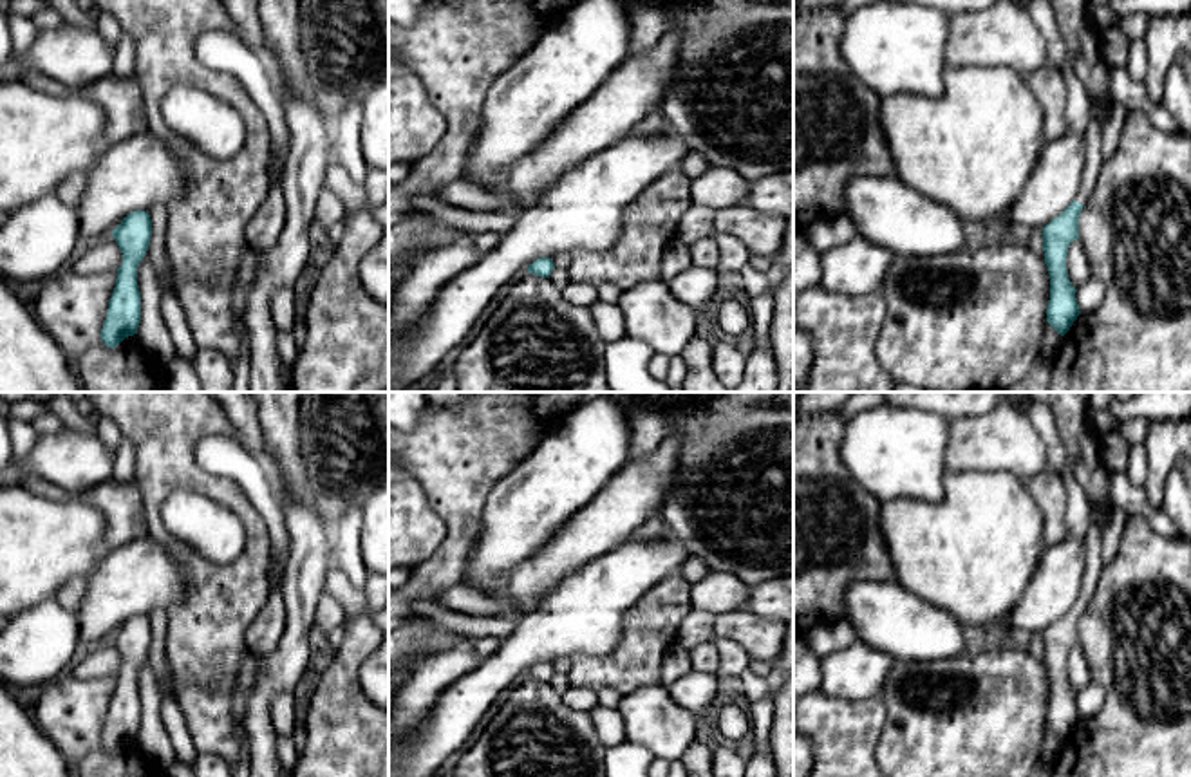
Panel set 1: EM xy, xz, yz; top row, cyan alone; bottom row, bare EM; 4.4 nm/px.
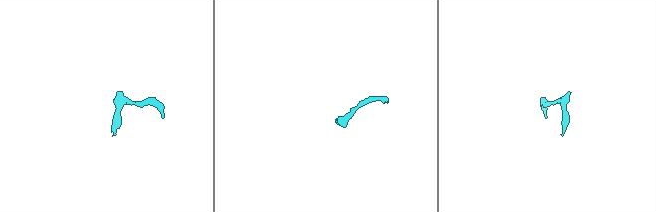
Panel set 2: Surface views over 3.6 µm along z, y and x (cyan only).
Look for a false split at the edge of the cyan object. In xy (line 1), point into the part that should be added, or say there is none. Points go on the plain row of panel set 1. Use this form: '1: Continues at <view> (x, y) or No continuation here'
1: No continuation here

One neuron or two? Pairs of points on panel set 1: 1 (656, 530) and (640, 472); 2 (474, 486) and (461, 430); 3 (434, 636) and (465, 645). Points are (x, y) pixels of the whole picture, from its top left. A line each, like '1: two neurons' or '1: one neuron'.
1: two neurons
2: one neuron
3: two neurons

